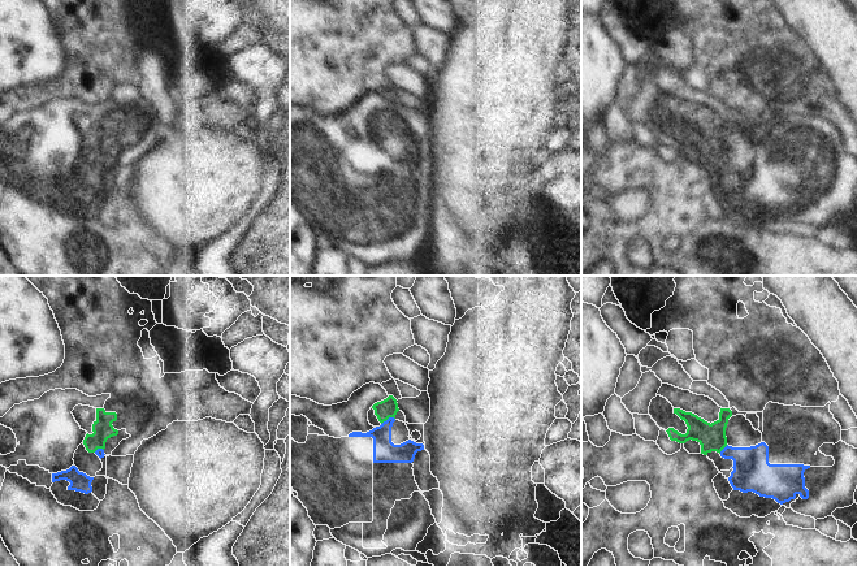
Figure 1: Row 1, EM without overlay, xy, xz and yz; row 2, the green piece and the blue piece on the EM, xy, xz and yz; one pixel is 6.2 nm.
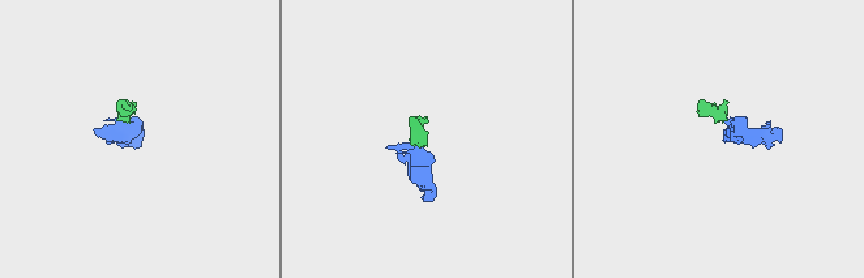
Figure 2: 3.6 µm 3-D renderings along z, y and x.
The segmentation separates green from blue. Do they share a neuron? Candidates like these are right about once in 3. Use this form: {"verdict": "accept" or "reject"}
{"verdict": "reject"}

